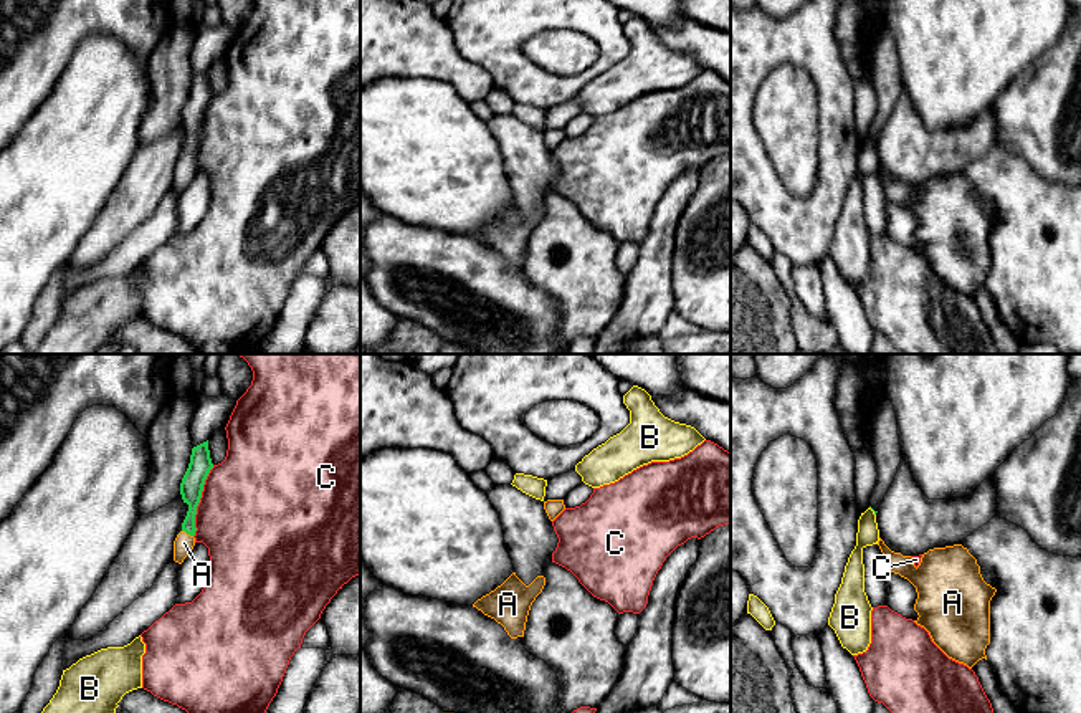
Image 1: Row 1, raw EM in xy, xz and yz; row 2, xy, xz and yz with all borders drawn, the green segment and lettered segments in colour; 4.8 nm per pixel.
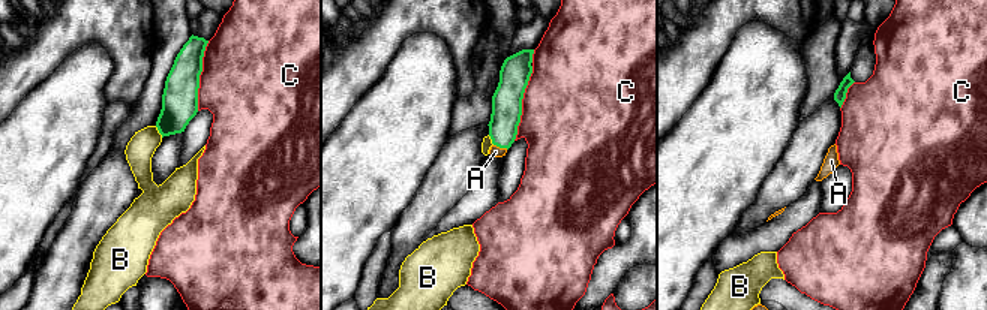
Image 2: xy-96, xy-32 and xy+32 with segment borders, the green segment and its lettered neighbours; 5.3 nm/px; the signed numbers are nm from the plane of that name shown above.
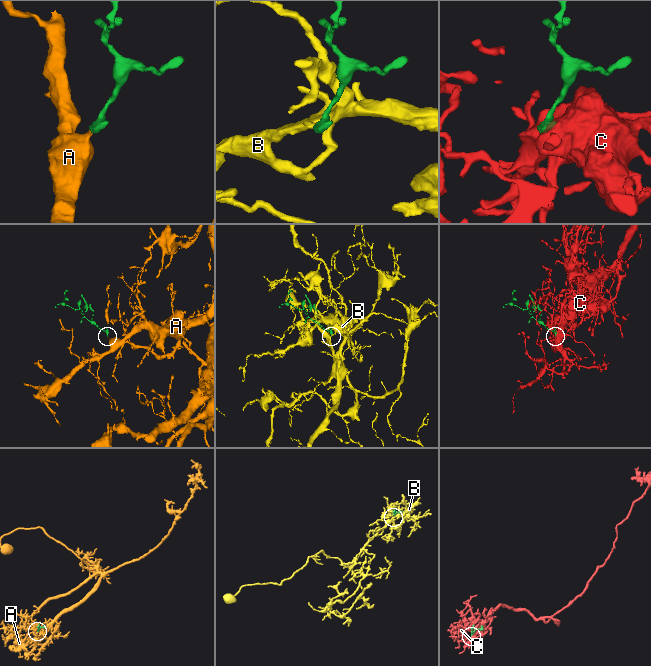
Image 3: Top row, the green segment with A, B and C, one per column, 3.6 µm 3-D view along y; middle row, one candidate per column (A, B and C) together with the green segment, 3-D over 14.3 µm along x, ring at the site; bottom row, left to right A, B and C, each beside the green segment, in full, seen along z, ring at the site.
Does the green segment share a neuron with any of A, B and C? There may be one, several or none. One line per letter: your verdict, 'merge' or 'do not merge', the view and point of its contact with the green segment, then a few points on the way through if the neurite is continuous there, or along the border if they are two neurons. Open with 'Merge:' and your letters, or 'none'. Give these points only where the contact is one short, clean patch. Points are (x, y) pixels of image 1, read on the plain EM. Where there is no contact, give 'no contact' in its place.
Merge: A
A: merge; contact xy (187, 162); way xy (192, 113), (192, 141), (187, 162), (184, 172)
B: do not merge; contact yz (873, 139)
C: do not merge; contact xy (199, 131)

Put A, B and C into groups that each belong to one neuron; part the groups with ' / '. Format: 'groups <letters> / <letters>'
groups A / B / C

